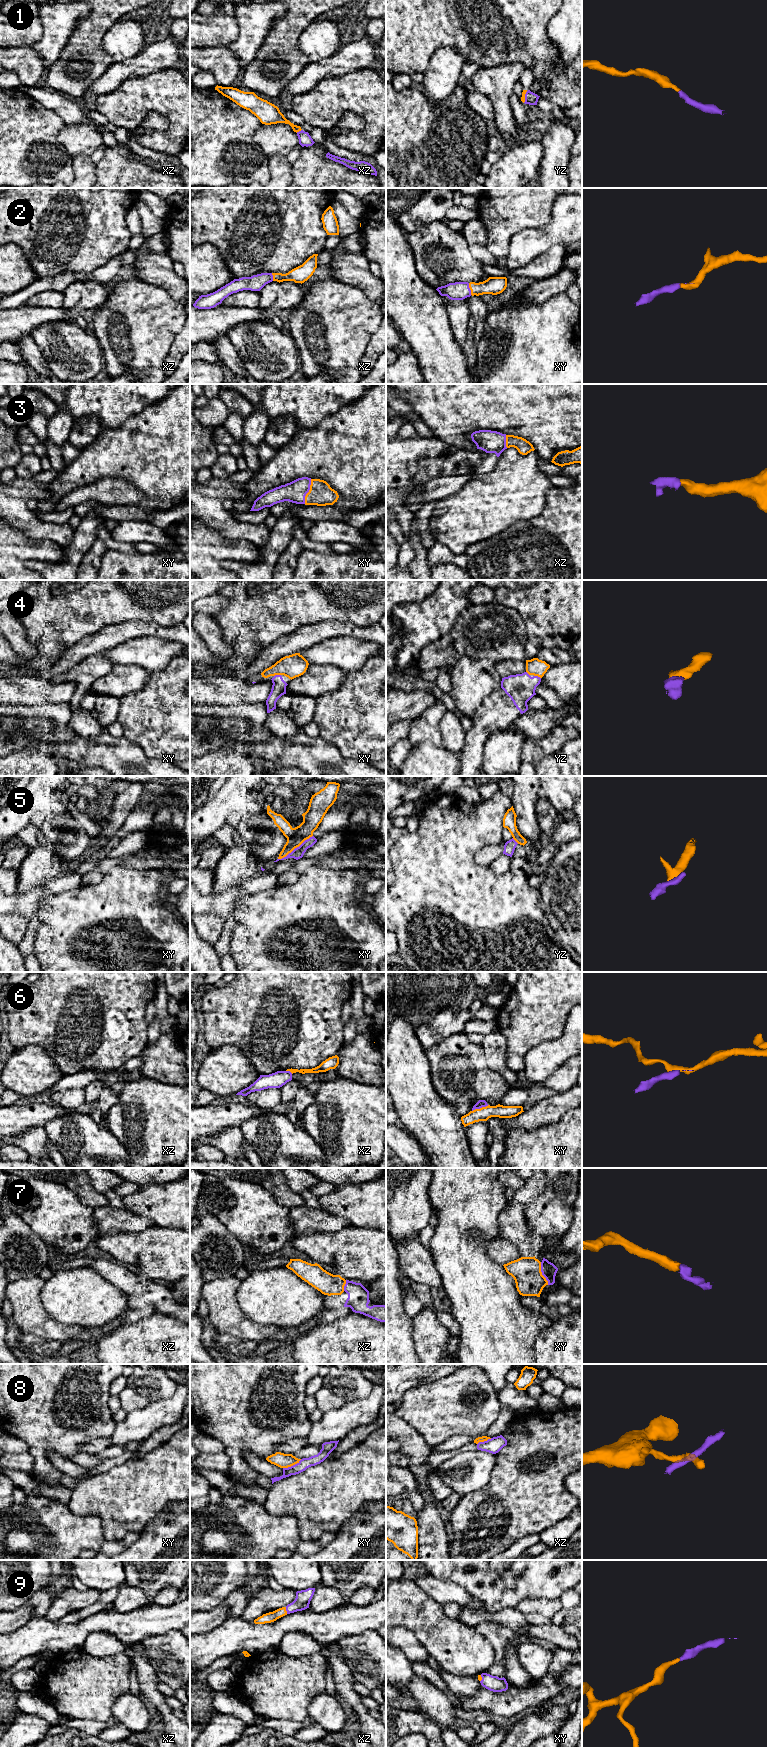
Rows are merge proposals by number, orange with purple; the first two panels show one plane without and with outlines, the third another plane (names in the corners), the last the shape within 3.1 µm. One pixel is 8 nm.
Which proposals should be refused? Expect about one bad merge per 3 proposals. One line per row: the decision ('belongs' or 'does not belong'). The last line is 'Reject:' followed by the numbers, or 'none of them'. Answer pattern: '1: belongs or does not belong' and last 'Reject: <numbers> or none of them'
1: belongs
2: belongs
3: belongs
4: belongs
5: does not belong
6: does not belong
7: belongs
8: does not belong
9: belongs
Reject: 5, 6, 8

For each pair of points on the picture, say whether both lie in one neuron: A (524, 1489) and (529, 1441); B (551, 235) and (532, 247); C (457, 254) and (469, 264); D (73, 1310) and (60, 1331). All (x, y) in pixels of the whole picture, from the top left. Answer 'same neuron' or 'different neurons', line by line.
A: same neuron
B: same neuron
C: same neuron
D: different neurons

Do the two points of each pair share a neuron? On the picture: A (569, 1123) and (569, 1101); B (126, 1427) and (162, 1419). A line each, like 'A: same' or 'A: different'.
A: different
B: same

